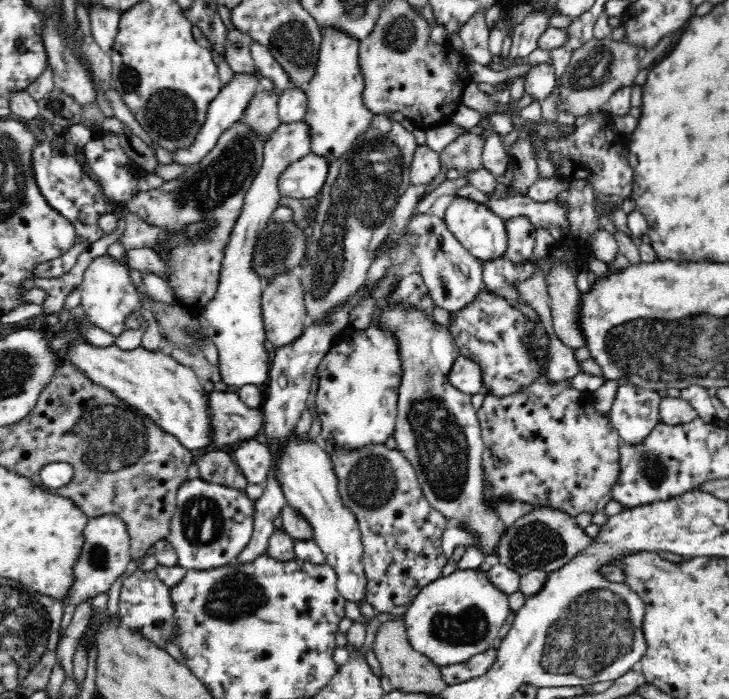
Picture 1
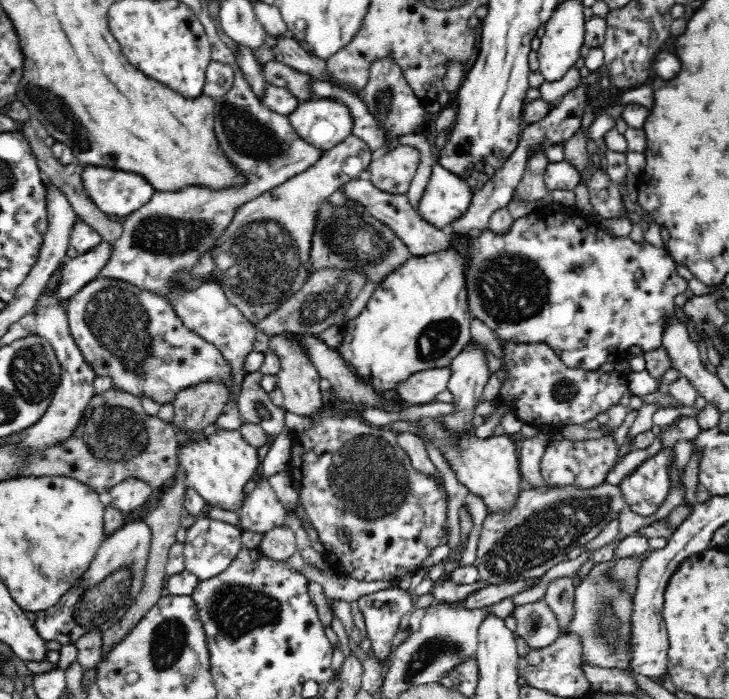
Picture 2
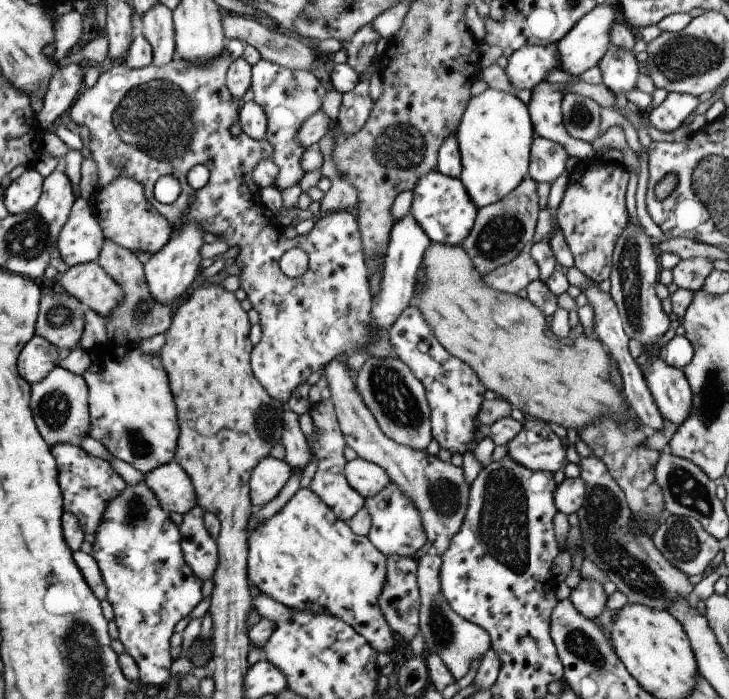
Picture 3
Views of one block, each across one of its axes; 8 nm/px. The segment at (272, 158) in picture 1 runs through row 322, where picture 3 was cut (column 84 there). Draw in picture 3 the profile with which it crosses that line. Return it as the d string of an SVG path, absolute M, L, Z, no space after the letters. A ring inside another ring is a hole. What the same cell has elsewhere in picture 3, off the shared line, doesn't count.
M76 198L57 238L59 260L70 267L95 261L104 241L105 236L92 204L85 198Z

